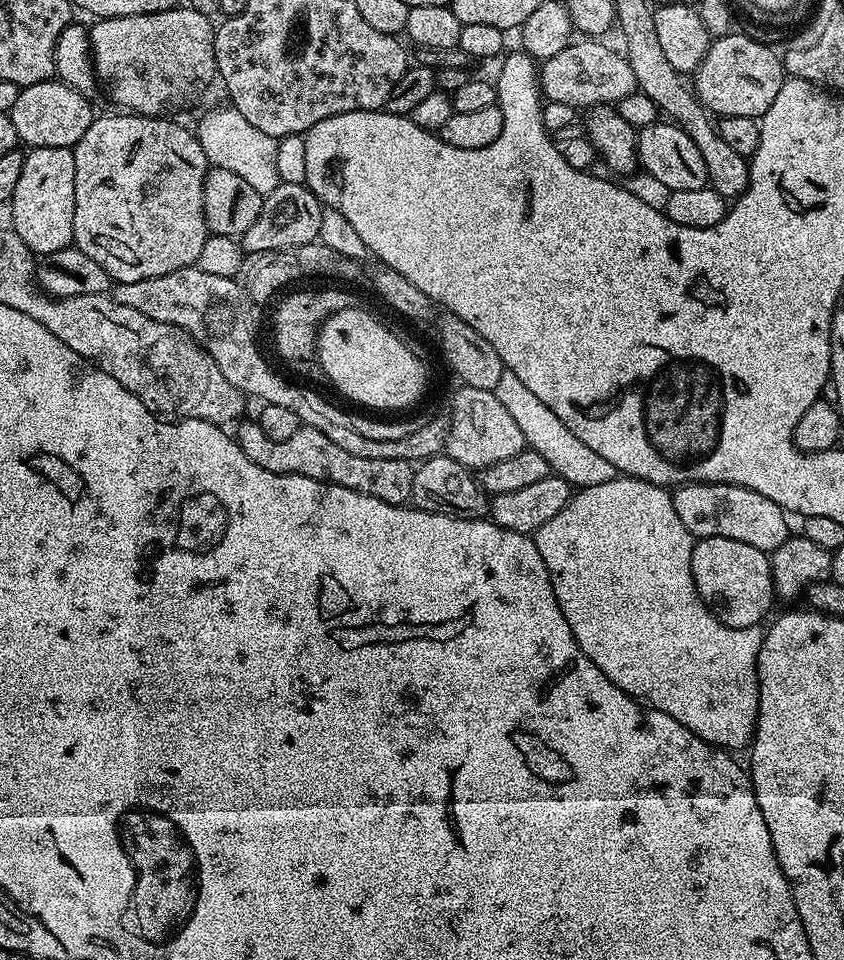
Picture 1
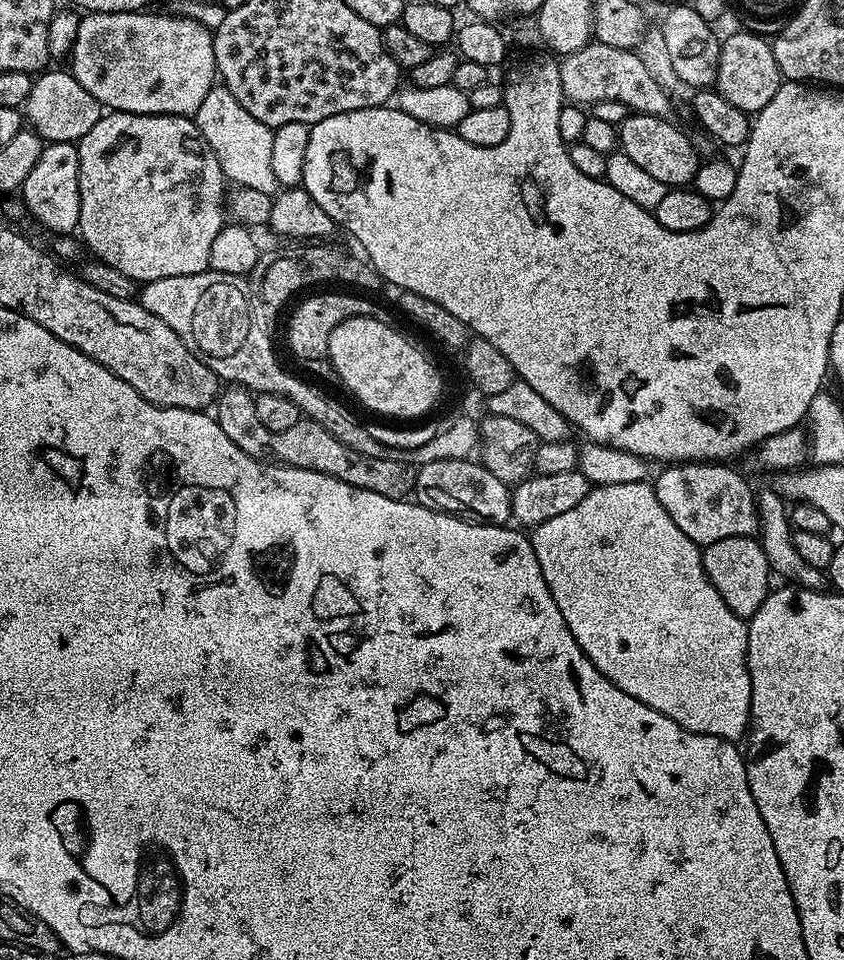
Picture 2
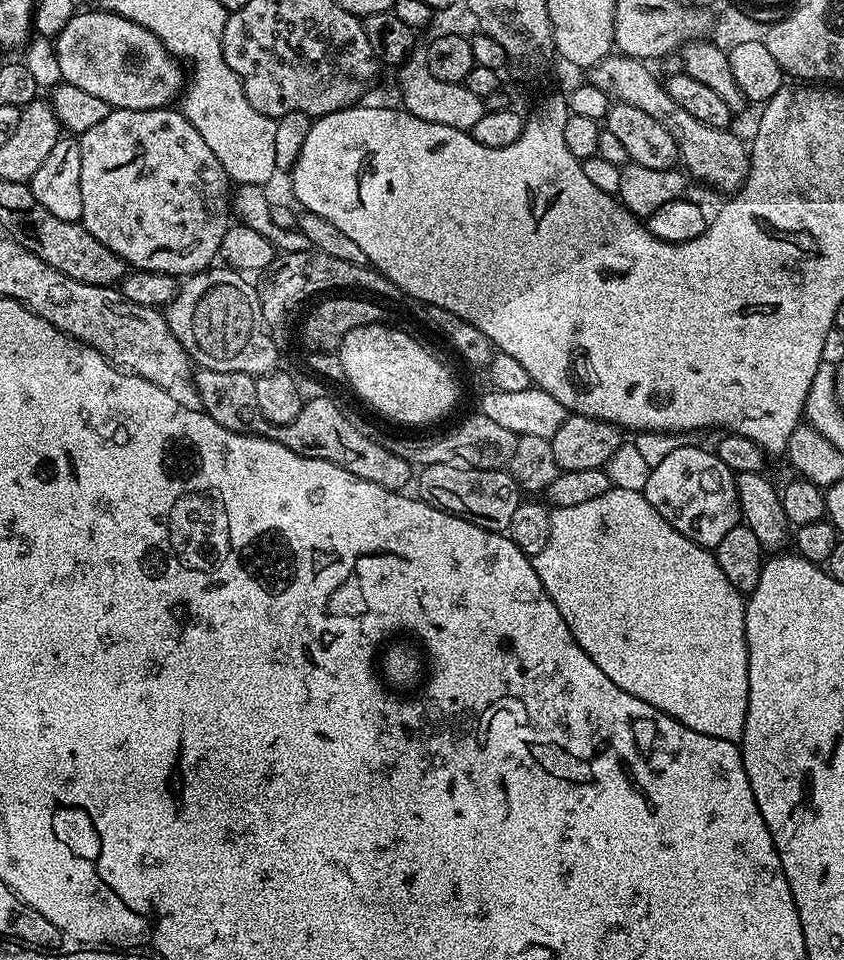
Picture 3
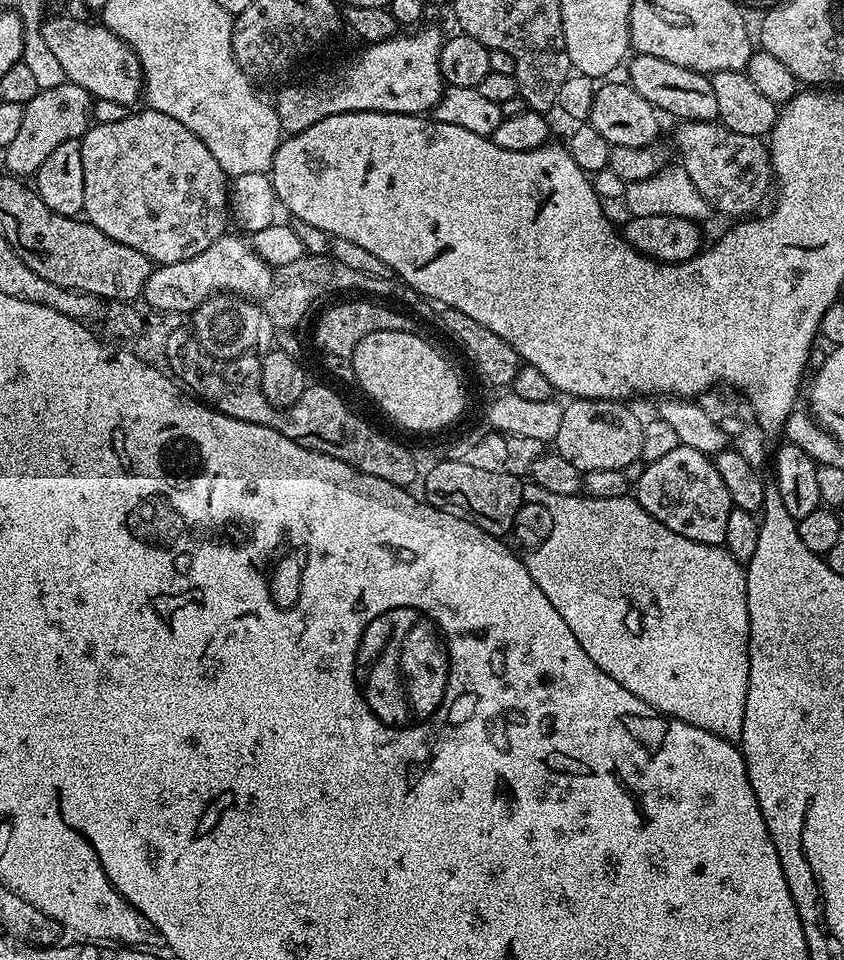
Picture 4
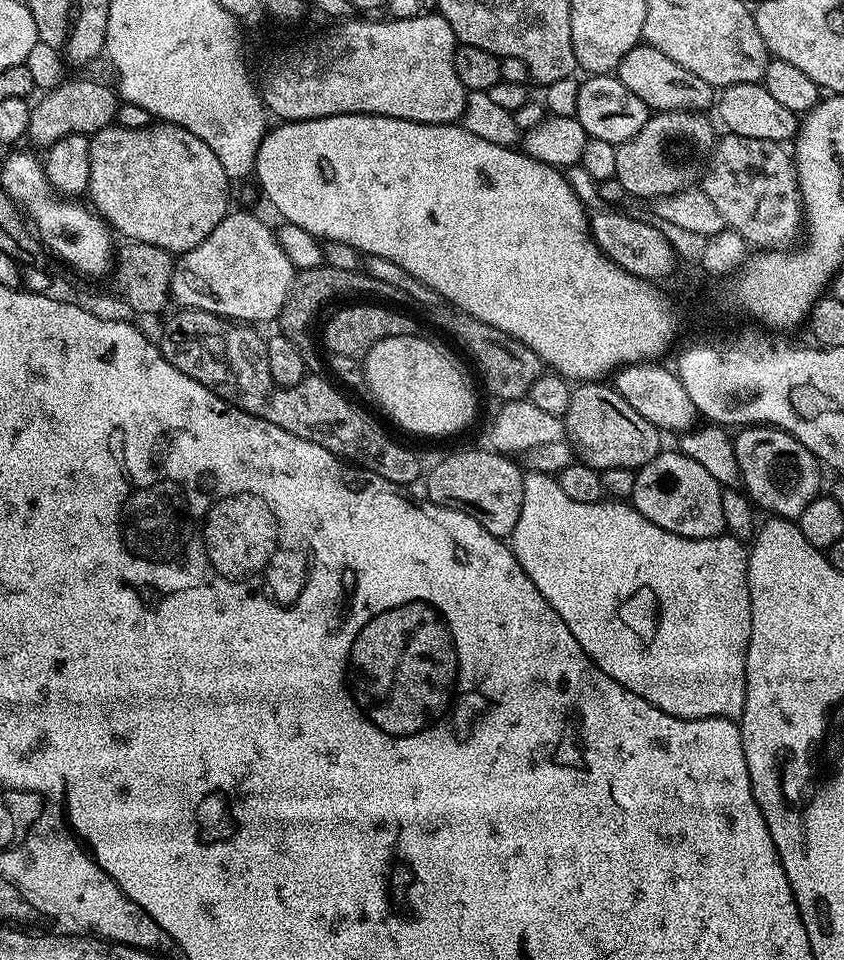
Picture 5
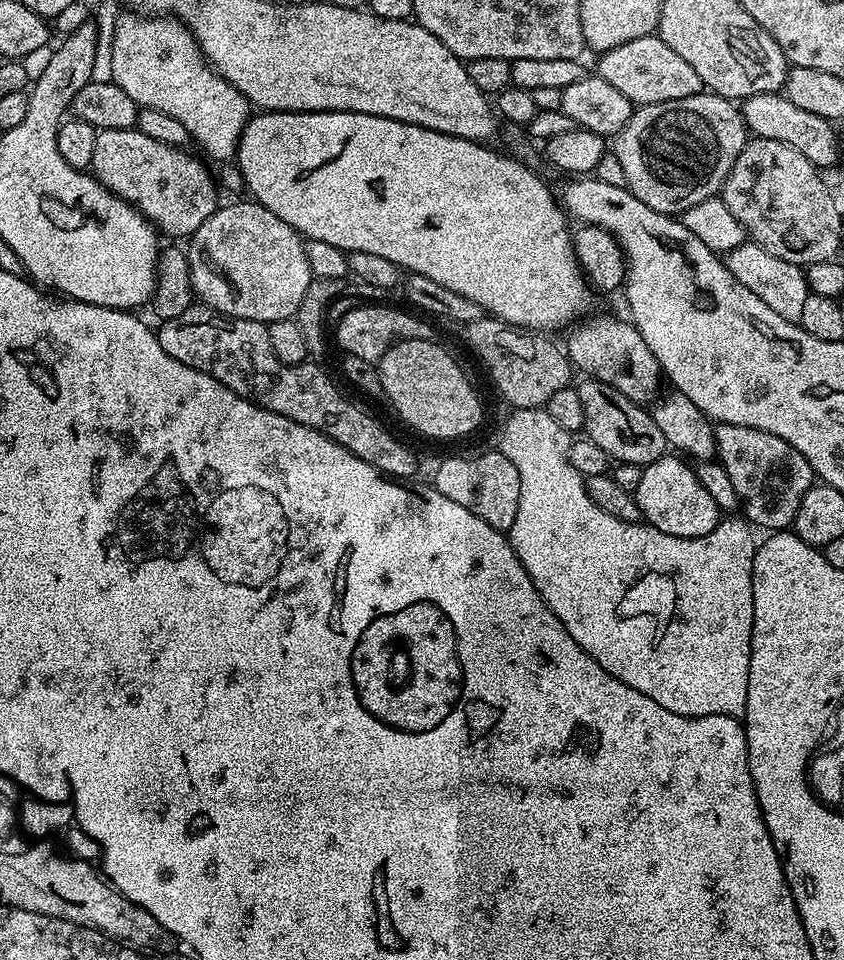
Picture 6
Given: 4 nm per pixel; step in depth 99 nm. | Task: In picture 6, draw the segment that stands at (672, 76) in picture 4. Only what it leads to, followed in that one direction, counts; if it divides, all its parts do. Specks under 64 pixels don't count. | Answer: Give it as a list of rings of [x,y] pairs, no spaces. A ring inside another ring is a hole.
[[[659,34],[634,38],[622,46],[614,46],[614,50],[603,53],[599,60],[598,75],[610,82],[614,90],[626,94],[634,106],[674,102],[675,99],[688,98],[705,91],[698,73],[675,50],[670,50]]]

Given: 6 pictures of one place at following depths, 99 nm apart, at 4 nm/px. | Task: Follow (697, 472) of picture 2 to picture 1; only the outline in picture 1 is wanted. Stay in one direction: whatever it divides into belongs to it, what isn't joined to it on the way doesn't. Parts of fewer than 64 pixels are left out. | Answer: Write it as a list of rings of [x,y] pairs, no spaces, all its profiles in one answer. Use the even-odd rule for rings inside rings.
[[[682,484],[672,492],[674,510],[682,518],[682,526],[690,530],[694,538],[734,538],[734,542],[746,542],[758,546],[758,550],[771,553],[790,535],[789,517],[770,498],[762,498],[754,490],[746,490],[733,484]]]

